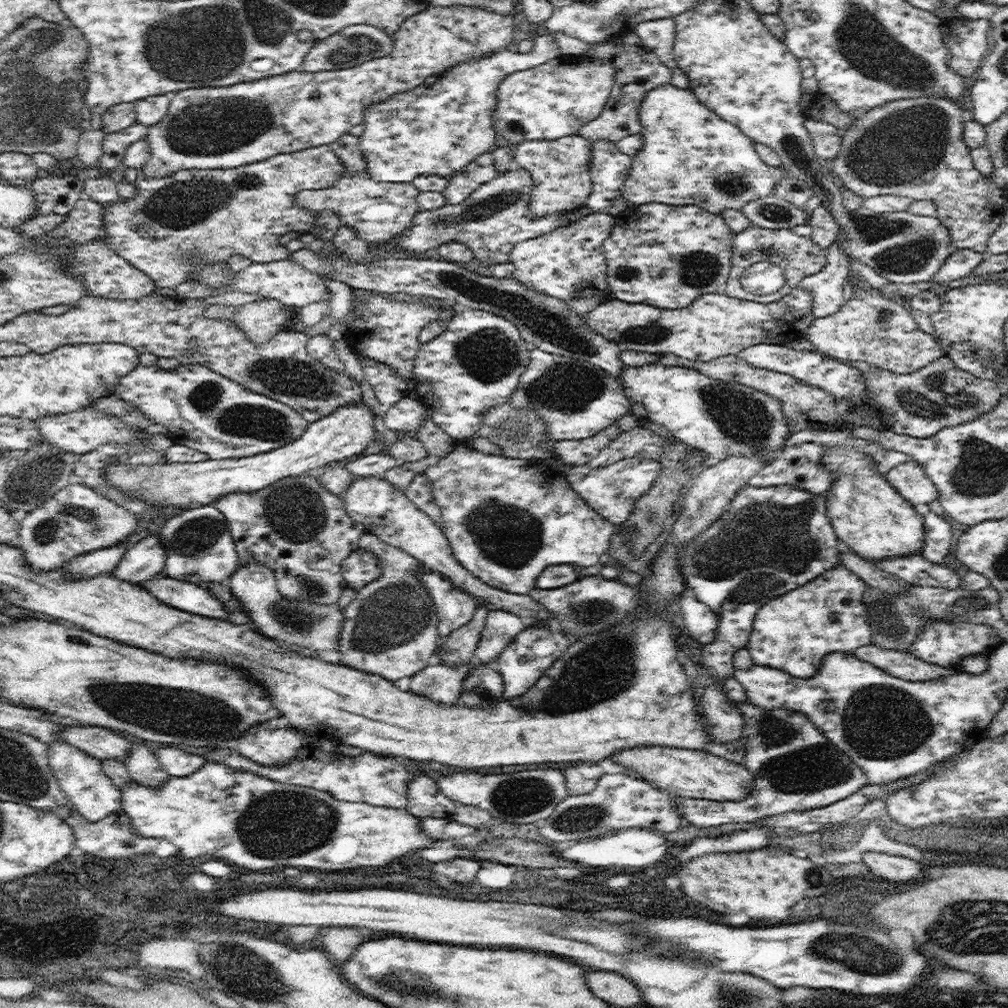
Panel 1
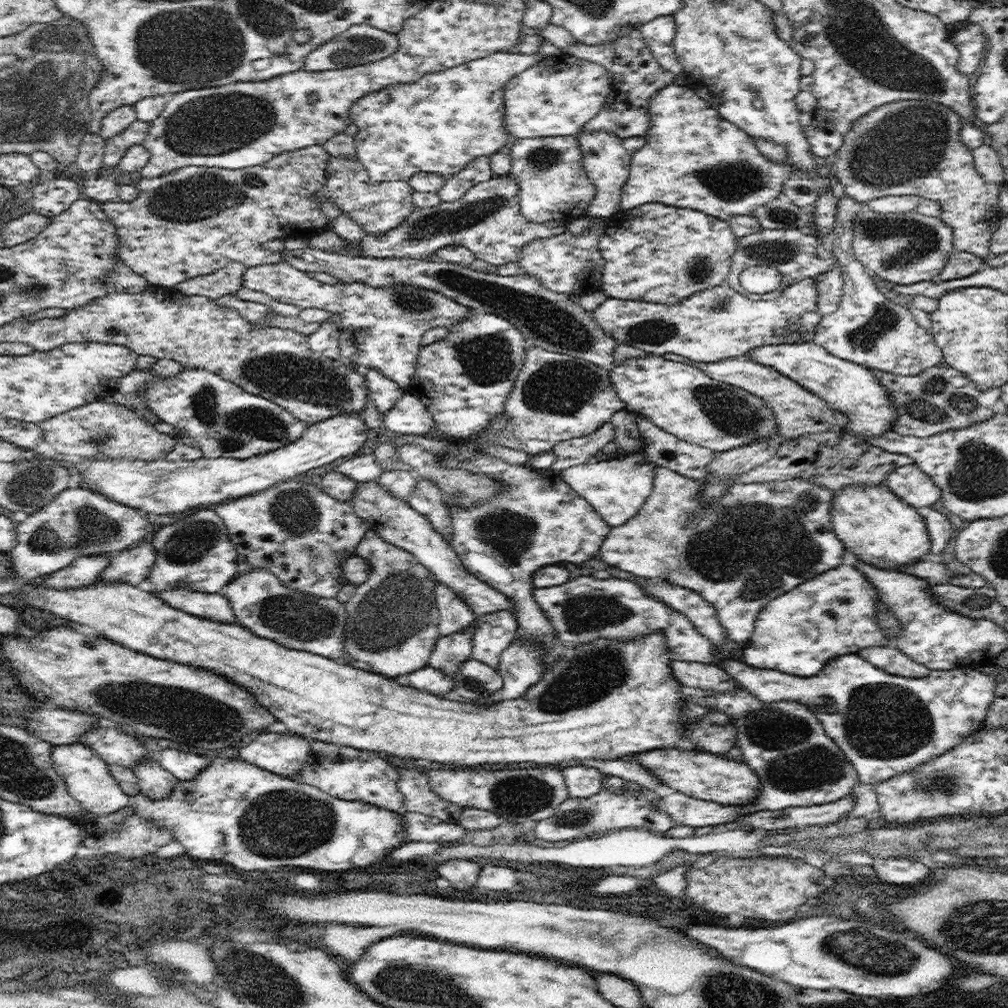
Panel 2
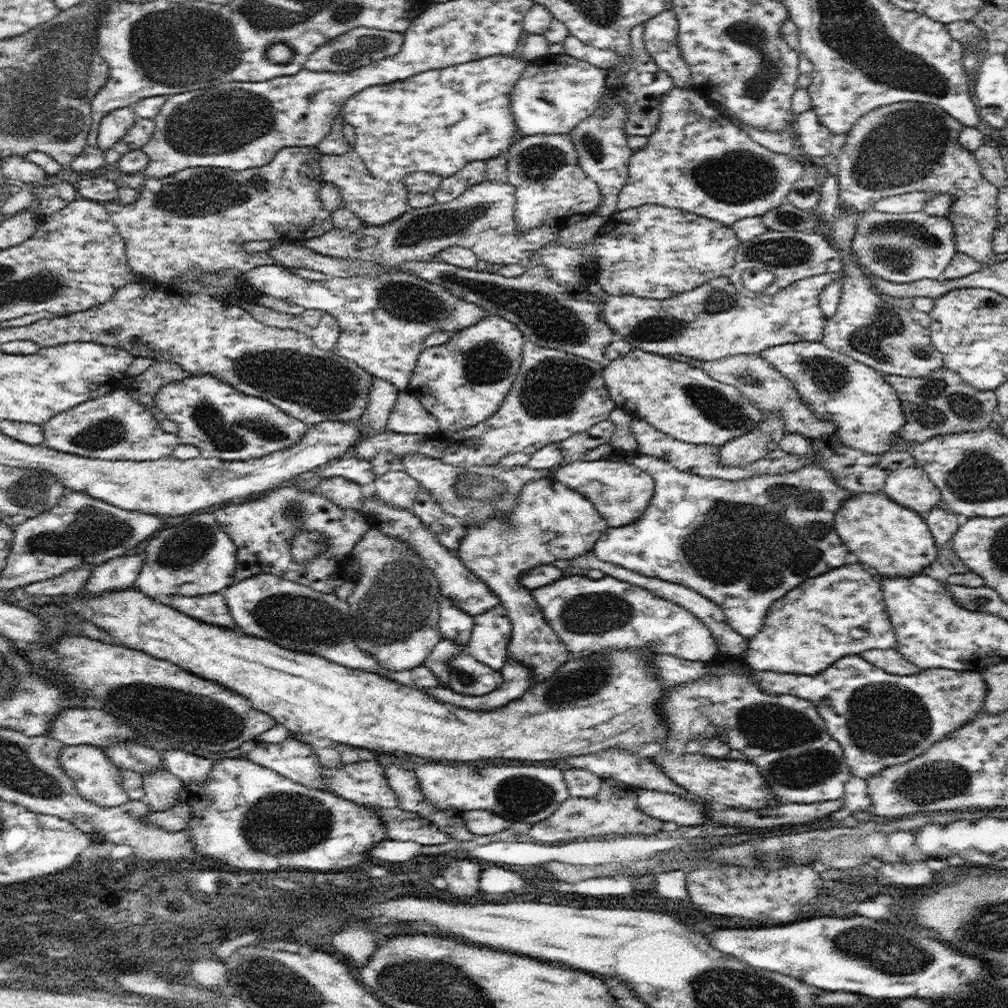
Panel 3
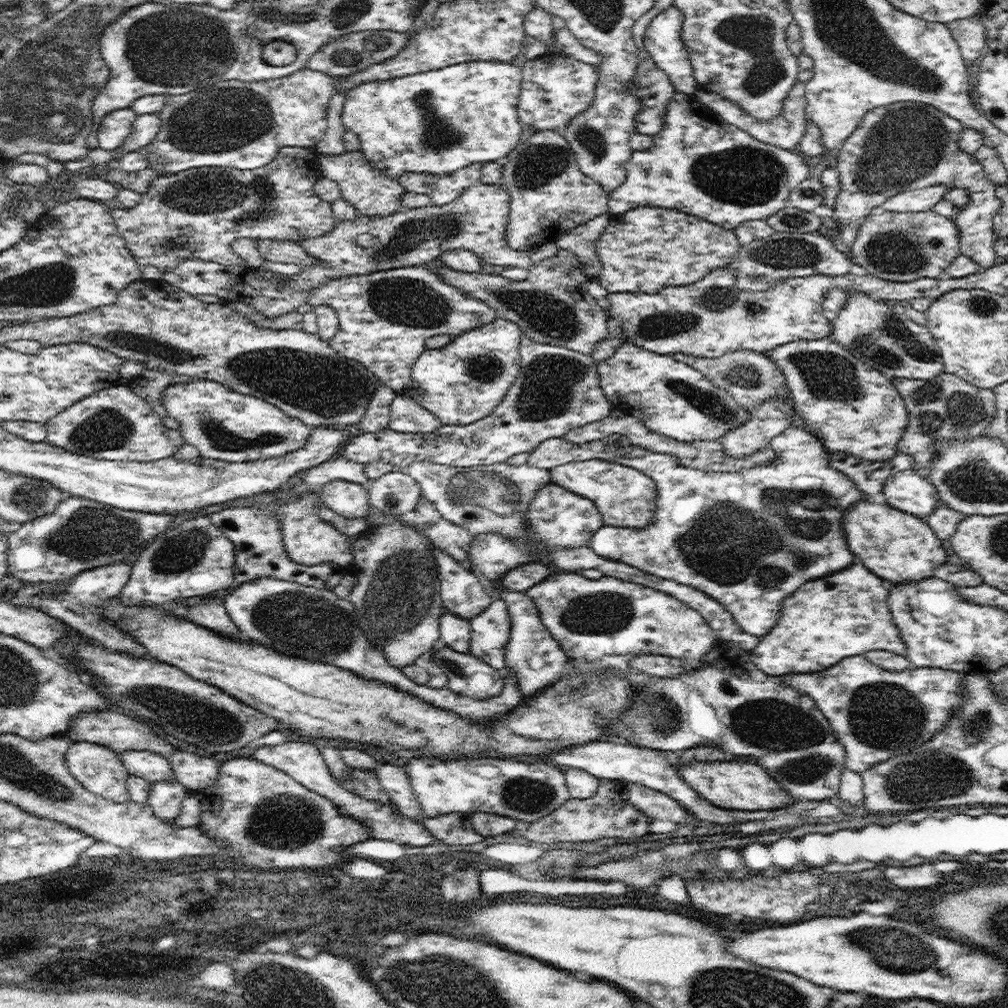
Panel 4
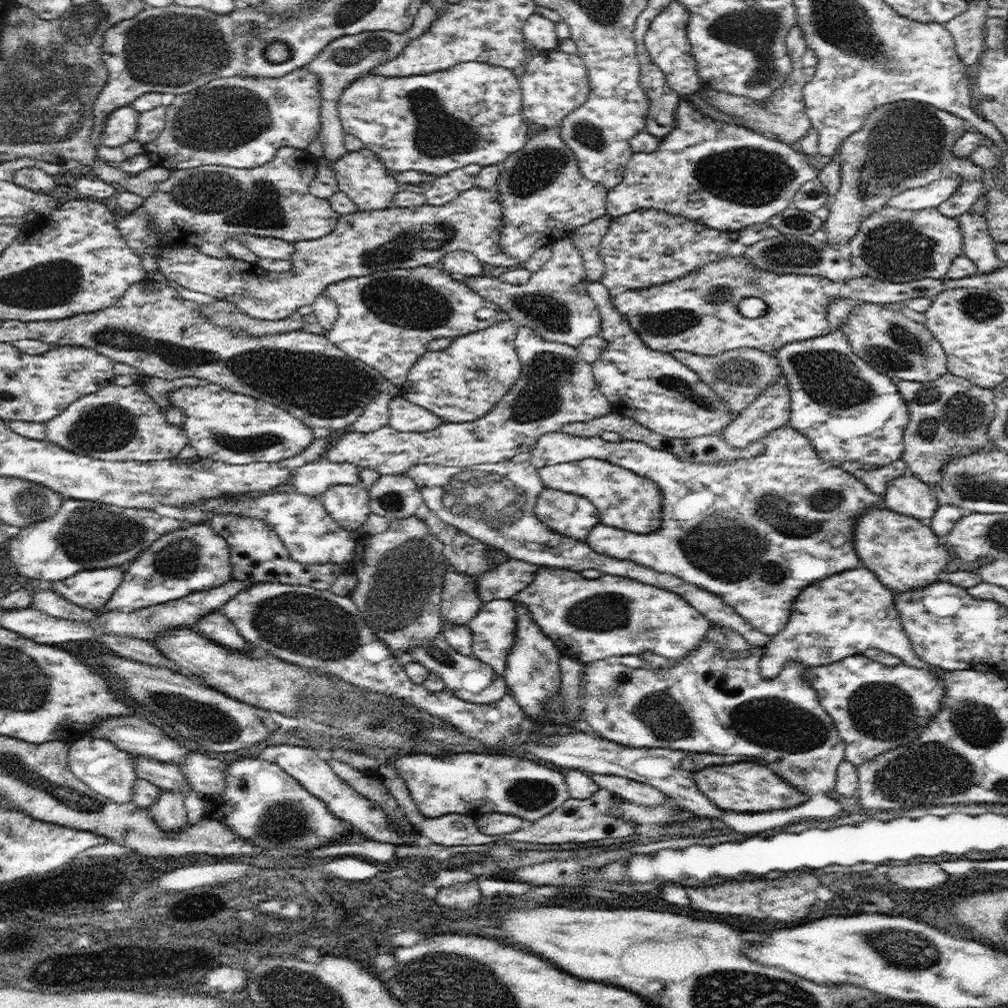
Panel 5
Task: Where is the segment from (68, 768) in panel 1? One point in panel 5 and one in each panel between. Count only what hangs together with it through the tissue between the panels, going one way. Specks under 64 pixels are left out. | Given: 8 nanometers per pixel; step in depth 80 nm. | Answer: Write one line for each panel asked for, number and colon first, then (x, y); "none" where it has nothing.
2: (87, 777)
3: (97, 779)
4: (98, 768)
5: (108, 770)

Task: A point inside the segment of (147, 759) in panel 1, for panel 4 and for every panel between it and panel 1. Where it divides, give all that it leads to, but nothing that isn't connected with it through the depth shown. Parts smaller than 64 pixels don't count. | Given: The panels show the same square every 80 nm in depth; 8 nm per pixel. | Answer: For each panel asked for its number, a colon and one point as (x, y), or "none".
2: (155, 781)
3: (162, 788)
4: (165, 798)

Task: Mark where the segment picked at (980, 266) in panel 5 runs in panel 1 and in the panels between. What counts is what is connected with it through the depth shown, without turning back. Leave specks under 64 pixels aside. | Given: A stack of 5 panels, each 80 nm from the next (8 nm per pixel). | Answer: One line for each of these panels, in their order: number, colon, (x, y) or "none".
1: (914, 147)
2: (905, 147)
3: (910, 146)
4: (904, 146)

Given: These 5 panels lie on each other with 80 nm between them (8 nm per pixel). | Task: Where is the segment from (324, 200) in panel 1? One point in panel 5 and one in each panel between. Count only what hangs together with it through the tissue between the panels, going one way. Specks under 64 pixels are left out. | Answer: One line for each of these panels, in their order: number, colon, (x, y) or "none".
2: (377, 207)
3: (376, 202)
4: (372, 193)
5: (361, 175)

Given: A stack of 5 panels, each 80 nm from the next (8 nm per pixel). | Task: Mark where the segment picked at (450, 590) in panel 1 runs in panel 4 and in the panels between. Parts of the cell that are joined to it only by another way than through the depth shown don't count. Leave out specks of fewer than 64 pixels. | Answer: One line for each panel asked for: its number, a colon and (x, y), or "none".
2: (455, 615)
3: (454, 624)
4: (455, 631)

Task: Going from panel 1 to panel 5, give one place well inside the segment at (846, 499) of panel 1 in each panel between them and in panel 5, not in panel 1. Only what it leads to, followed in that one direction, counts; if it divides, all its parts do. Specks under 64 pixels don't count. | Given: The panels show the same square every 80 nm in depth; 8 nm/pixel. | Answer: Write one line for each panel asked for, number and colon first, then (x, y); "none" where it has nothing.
2: (873, 523)
3: (894, 540)
4: (898, 547)
5: (906, 555)

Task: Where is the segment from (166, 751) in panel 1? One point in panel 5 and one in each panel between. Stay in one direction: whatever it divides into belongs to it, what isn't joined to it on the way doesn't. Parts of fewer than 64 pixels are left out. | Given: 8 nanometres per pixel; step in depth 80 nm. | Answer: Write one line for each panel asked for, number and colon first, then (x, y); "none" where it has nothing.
2: (184, 766)
3: (190, 768)
4: (195, 772)
5: (206, 775)

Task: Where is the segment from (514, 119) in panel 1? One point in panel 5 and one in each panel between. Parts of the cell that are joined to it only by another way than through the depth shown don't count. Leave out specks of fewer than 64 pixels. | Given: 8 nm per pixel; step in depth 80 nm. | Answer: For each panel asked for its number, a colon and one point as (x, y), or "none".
2: (557, 97)
3: (556, 92)
4: (555, 87)
5: (555, 83)

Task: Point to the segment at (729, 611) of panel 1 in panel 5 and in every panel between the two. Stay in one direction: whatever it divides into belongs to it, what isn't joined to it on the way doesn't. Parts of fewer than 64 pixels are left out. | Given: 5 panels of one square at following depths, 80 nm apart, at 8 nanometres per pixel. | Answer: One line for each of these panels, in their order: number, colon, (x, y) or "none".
2: (760, 540)
3: (743, 544)
4: (750, 538)
5: (755, 531)

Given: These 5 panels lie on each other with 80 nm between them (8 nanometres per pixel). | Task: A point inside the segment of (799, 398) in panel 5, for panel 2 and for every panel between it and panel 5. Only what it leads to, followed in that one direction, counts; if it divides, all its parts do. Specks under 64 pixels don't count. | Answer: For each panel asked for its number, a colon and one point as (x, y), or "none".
2: (852, 388)
3: (867, 413)
4: (852, 407)

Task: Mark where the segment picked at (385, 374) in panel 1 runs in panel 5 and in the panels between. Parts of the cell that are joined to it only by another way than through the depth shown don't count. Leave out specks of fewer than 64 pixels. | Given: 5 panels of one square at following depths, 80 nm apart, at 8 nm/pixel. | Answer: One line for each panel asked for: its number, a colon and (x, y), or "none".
2: (384, 392)
3: (383, 395)
4: (376, 418)
5: (376, 414)

